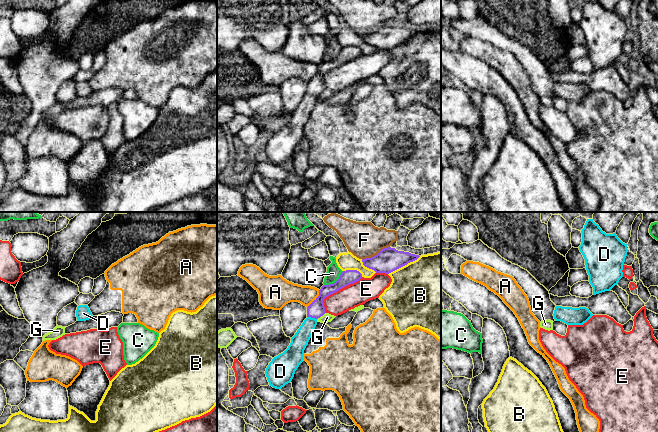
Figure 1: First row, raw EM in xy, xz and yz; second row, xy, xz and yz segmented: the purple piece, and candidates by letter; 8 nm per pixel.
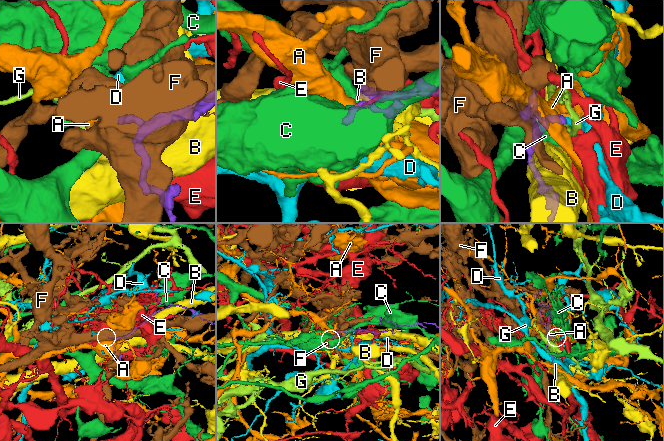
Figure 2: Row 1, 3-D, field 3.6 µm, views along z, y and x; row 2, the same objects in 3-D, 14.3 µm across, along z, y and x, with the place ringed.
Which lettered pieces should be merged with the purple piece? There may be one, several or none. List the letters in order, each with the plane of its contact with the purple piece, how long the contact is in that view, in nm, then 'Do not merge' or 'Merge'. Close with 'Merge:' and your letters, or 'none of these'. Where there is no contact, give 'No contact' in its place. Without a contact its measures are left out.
A: Touches purple in xz. Shared border 170 nm. Do not merge
B: Touches purple in xz. Shared border 300 nm. Do not merge
C: Touches purple in xz. Shared border 200 nm. Do not merge
D: Touches purple in xz. Shared border 80 nm. Merge
E: Touches purple in xz. Shared border 420 nm. Do not merge
F: Touches purple in xz. Shared border 240 nm. Do not merge
G: Touches purple in xz. Shared border 90 nm. Do not merge
Merge: D

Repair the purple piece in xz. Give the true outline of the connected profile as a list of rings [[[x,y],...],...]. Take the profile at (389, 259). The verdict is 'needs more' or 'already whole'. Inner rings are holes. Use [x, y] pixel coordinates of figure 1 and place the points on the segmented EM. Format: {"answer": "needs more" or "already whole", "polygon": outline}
{"answer": "already whole", "polygon": [[[387,247],[371,258],[362,259],[362,262],[365,267],[374,270],[376,273],[389,274],[419,257],[419,255]]]}

